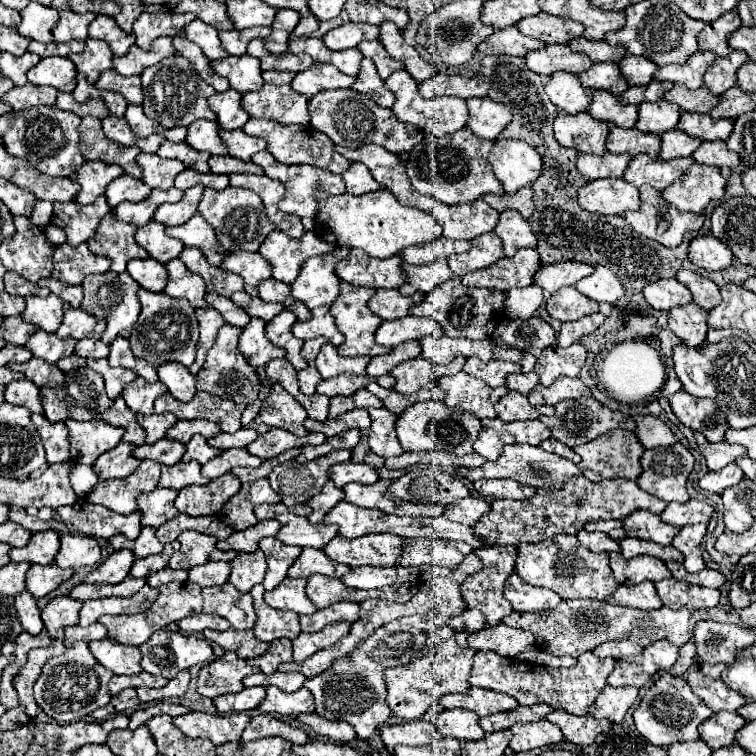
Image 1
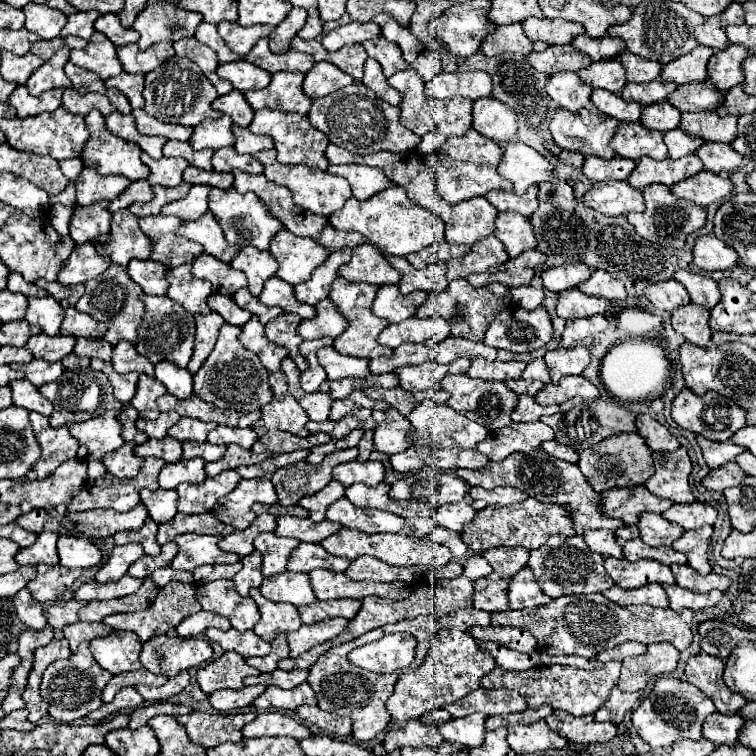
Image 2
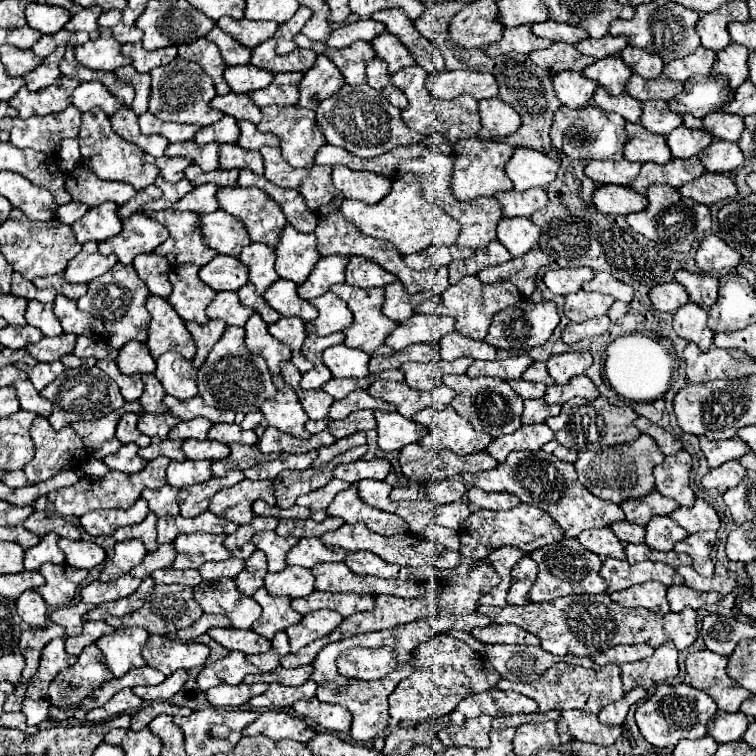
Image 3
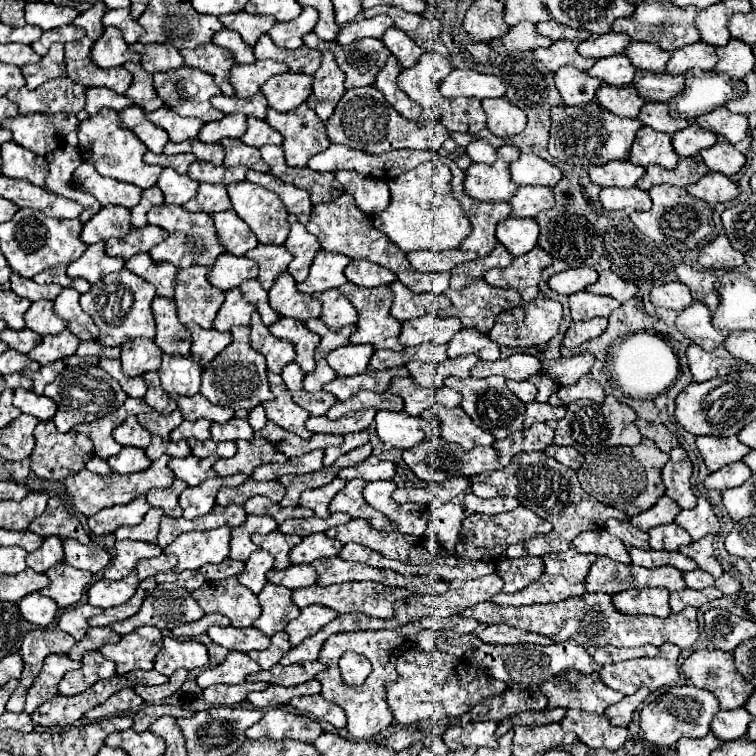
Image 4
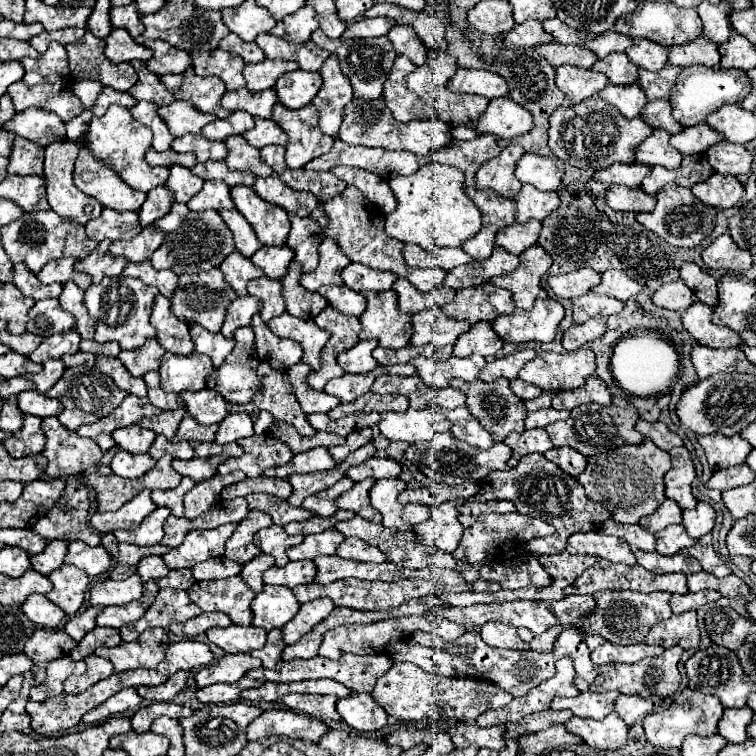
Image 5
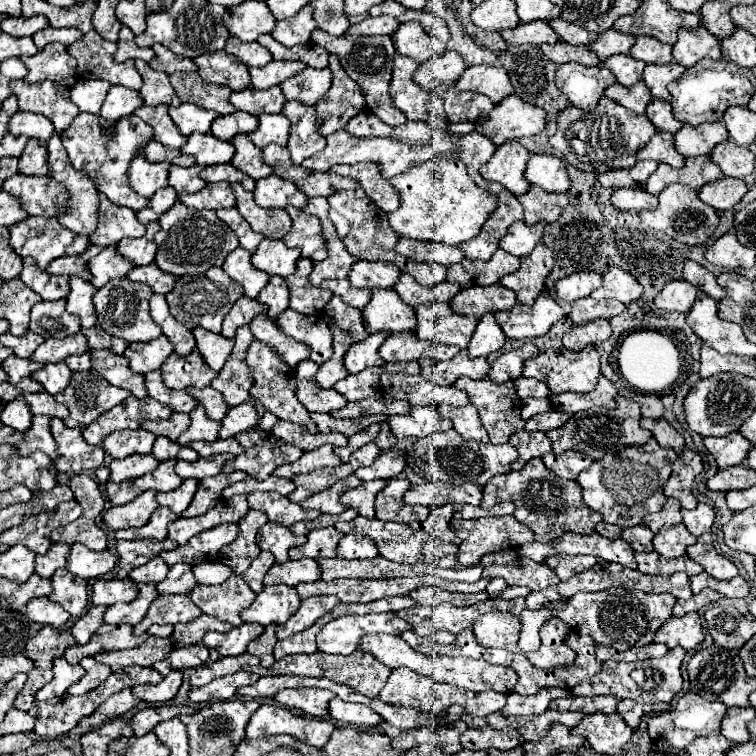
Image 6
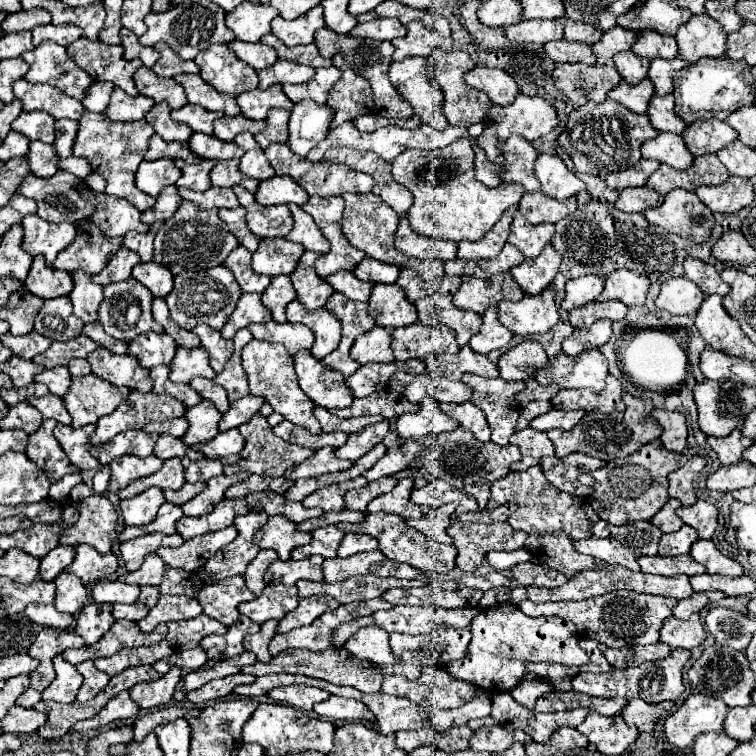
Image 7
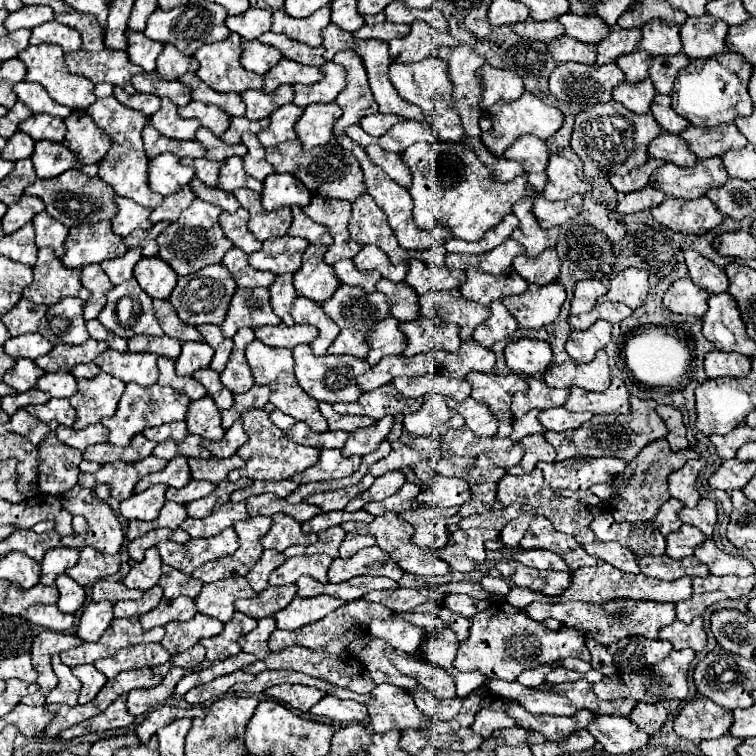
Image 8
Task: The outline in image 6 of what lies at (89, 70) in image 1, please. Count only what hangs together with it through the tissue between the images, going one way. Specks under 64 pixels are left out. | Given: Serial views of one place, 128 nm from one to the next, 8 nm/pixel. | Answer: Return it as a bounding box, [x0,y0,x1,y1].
[114,26,154,62]

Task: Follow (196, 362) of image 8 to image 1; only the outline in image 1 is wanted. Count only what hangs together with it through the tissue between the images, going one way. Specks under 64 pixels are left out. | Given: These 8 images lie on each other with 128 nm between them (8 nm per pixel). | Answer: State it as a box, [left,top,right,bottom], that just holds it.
[158,362,196,402]

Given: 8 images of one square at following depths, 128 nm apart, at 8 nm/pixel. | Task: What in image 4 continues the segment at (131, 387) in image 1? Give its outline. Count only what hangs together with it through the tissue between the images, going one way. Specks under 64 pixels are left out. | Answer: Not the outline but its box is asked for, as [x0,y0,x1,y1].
[142,372,178,414]

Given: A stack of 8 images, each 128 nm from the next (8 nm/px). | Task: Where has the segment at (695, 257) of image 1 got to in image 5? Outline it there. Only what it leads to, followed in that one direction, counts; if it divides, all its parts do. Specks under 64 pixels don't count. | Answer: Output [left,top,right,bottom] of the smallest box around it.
[702,234,752,272]

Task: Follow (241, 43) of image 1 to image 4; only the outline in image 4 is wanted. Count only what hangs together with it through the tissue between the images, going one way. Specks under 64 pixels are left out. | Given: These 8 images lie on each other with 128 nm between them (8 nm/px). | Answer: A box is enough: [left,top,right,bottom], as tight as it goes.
[220,10,276,46]

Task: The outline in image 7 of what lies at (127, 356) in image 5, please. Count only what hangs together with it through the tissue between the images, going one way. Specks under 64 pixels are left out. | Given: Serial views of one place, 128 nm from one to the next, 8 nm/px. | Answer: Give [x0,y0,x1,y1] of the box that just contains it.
[128,332,176,368]

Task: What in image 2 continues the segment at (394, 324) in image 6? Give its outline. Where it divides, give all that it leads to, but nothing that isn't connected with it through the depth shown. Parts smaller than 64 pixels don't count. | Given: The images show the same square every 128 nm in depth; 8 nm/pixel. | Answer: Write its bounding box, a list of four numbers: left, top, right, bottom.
[330,278,392,358]

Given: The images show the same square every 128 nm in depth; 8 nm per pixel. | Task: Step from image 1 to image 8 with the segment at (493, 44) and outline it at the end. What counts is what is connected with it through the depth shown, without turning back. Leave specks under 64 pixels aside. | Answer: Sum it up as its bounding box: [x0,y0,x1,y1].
[512,20,564,42]

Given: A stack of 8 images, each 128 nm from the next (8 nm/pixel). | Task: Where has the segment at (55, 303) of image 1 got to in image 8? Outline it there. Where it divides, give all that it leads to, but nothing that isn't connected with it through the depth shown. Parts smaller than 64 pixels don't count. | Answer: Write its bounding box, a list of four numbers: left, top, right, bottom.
[38,298,90,344]

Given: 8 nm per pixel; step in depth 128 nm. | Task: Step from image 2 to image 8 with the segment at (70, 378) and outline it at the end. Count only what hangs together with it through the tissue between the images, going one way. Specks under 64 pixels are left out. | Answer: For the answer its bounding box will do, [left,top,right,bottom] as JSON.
[70,372,124,430]

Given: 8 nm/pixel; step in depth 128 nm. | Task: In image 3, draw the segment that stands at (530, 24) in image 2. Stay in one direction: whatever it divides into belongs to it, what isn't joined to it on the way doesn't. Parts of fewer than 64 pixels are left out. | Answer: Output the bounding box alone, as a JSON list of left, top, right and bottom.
[532,20,588,44]

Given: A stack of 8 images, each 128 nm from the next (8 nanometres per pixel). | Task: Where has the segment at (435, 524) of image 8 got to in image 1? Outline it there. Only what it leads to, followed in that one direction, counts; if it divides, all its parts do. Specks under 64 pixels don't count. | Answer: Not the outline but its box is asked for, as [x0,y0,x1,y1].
[444,496,490,526]

